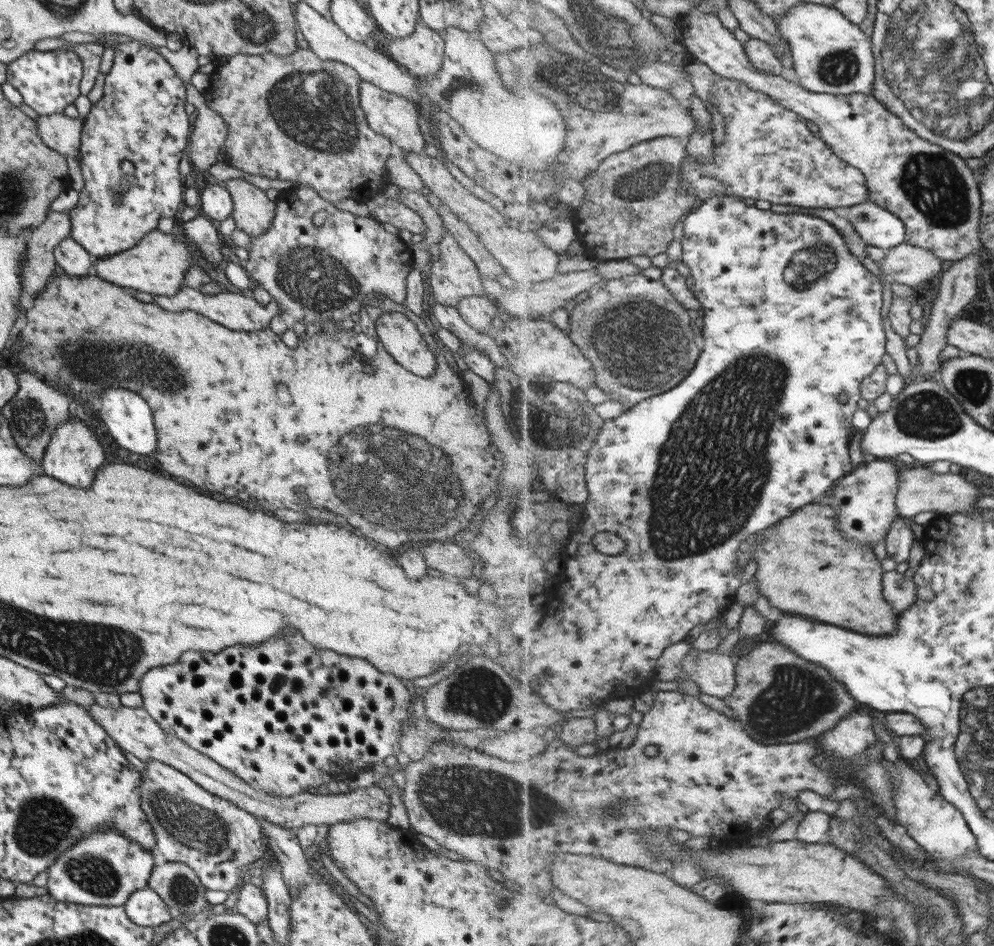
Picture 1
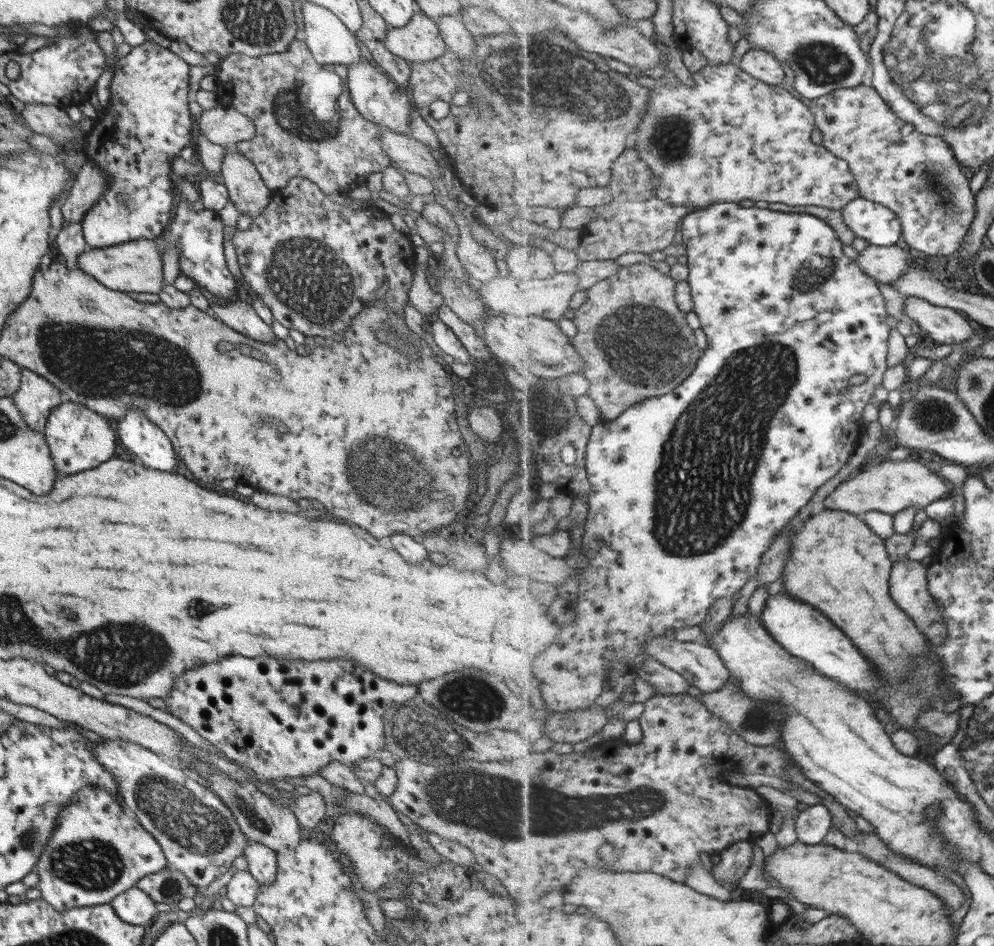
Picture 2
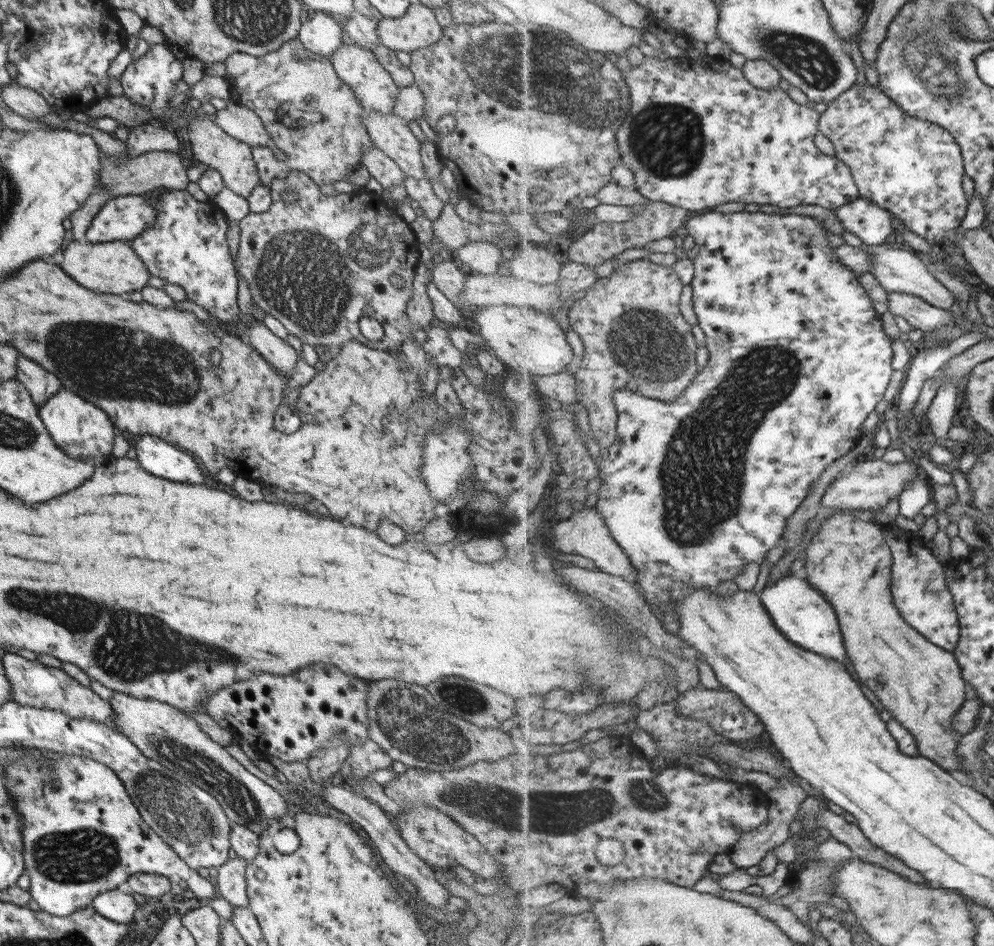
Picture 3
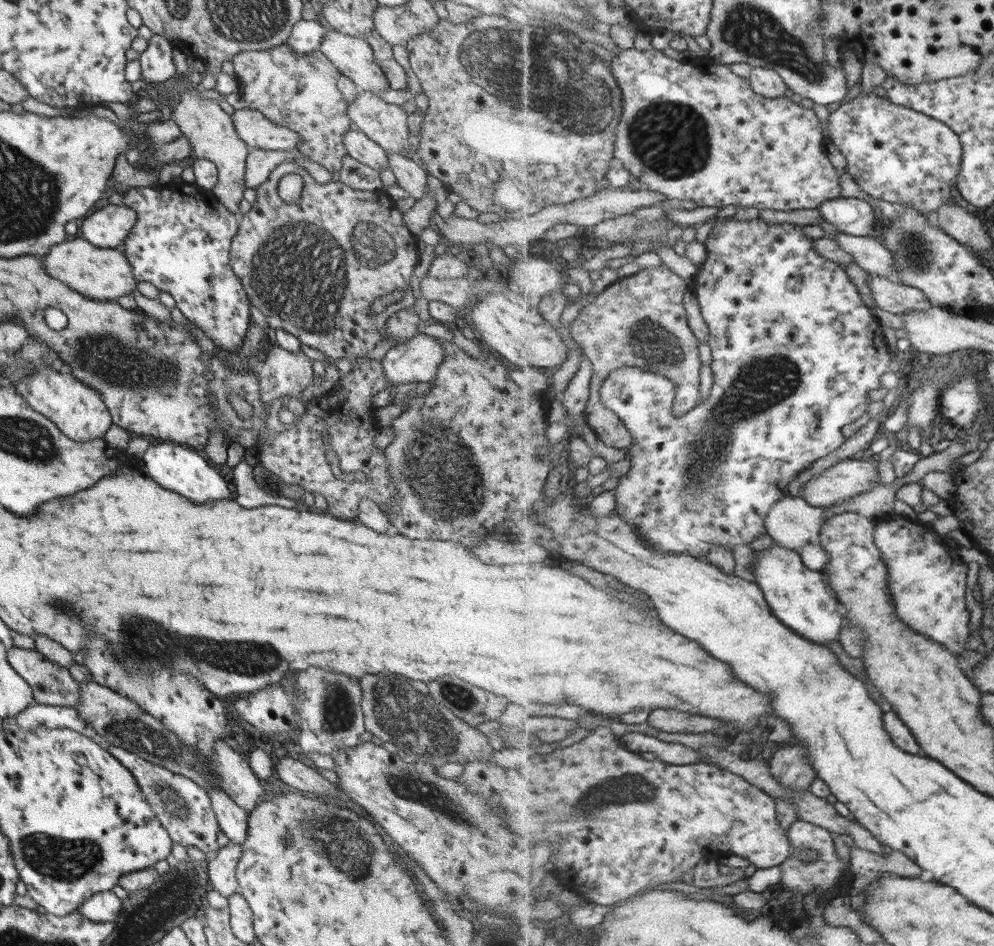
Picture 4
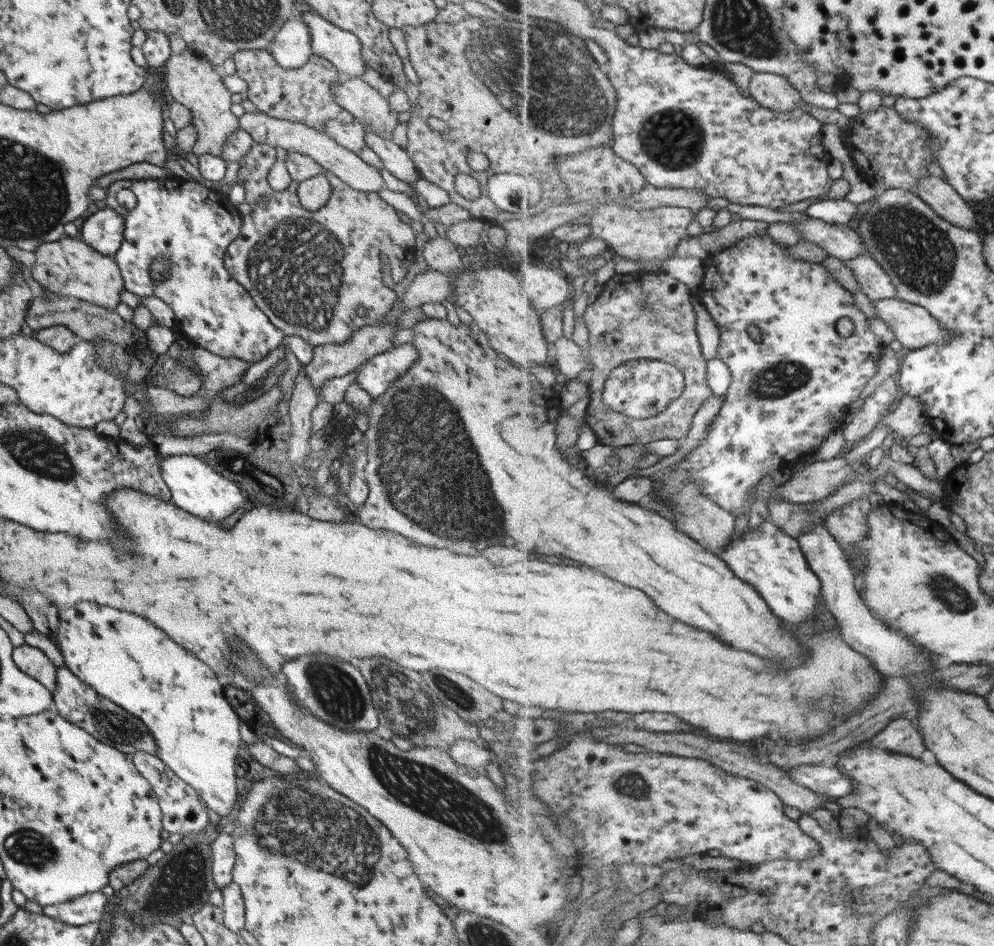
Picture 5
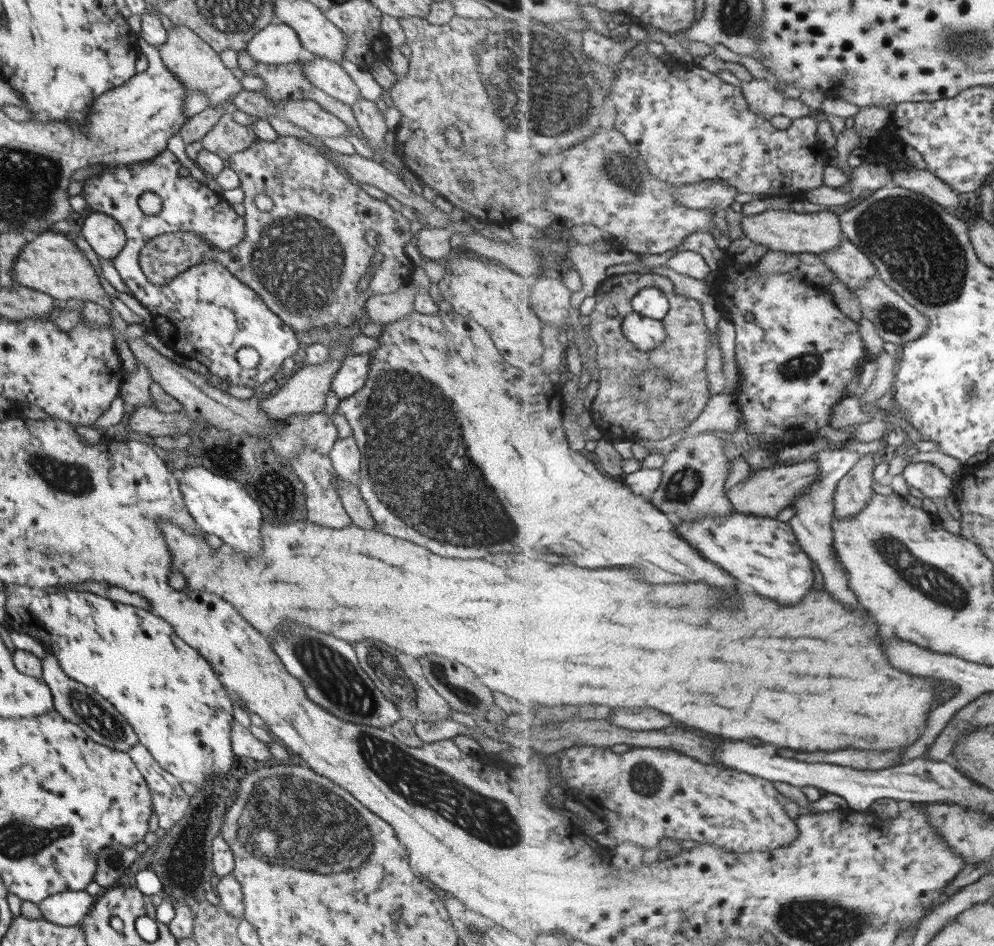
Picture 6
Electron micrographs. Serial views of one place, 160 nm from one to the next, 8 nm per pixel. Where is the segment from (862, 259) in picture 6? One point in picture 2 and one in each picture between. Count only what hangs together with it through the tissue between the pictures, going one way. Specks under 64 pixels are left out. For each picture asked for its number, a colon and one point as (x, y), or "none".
2: (945, 325)
3: (919, 313)
4: (891, 296)
5: (876, 283)

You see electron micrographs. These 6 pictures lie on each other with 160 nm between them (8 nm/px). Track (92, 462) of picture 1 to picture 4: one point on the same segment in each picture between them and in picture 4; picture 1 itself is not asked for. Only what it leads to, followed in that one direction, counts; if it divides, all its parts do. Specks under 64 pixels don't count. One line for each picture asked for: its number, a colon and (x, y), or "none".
2: (78, 439)
3: (79, 429)
4: (78, 411)

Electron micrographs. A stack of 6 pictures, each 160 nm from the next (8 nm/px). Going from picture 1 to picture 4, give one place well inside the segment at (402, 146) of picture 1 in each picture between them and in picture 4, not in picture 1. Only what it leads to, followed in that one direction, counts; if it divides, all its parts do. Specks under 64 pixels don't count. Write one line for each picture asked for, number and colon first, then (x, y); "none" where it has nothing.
2: (377, 98)
3: (371, 84)
4: (352, 57)

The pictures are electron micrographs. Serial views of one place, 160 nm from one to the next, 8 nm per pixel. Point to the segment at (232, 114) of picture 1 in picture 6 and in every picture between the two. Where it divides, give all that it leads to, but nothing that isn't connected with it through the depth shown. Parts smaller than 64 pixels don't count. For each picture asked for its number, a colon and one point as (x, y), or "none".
2: (305, 125)
3: (310, 114)
4: (305, 93)
5: (304, 95)
6: (282, 82)

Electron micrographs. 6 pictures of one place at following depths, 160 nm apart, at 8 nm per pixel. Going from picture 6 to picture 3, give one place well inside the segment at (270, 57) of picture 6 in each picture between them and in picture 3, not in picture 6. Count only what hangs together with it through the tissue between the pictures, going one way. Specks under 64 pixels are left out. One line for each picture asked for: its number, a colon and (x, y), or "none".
3: (321, 34)
4: (306, 35)
5: (290, 47)

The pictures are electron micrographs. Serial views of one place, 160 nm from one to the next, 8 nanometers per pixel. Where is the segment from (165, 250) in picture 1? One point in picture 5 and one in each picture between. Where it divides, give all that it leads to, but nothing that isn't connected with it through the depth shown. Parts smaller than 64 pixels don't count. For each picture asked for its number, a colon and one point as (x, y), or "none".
2: (134, 266)
3: (113, 268)
4: (103, 274)
5: (66, 267)

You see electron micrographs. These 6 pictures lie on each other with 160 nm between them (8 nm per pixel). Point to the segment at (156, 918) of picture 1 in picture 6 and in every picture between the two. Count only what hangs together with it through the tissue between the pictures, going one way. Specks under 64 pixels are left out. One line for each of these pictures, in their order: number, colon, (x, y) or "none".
2: (132, 906)
3: (113, 905)
4: (100, 907)
5: (88, 908)
6: (68, 908)

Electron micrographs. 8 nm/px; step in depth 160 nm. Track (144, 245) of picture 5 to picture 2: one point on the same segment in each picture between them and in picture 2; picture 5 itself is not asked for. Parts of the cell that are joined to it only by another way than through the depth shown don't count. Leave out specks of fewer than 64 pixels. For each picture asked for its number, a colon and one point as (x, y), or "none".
2: (199, 235)
3: (186, 246)
4: (180, 243)

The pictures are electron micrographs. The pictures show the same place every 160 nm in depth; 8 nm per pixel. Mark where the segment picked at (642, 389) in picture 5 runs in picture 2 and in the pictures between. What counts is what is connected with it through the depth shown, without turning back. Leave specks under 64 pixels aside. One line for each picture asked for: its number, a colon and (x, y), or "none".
2: (674, 524)
3: (798, 357)
4: (795, 350)

